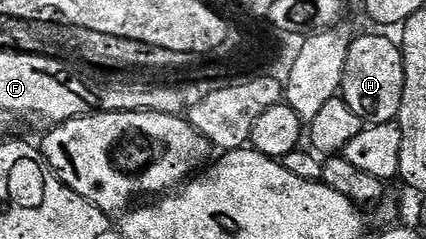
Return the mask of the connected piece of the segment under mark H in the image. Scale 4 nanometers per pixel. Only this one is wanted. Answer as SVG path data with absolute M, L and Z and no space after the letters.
M374 32L378 34L362 34L357 39L351 41L348 48L348 64L344 64L344 80L340 97L346 101L348 108L360 116L363 123L373 124L376 122L395 121L400 112L400 104L404 100L404 60L402 59L402 47L397 41L385 38L385 33Z

